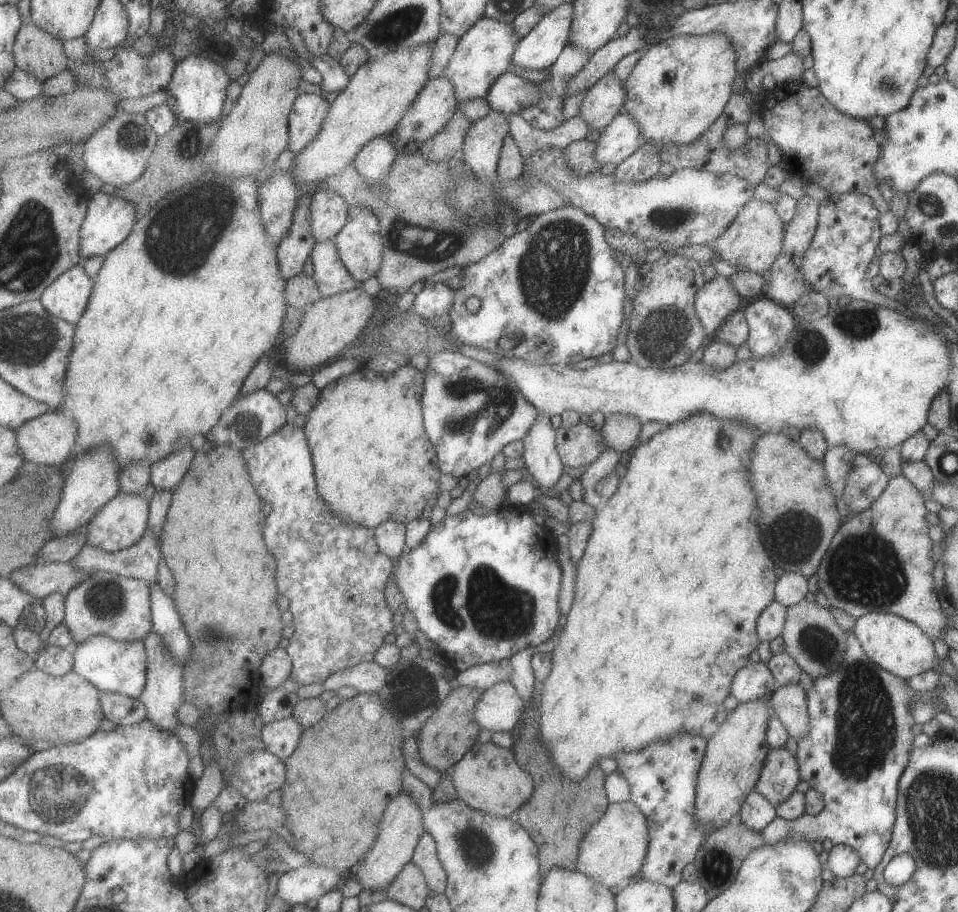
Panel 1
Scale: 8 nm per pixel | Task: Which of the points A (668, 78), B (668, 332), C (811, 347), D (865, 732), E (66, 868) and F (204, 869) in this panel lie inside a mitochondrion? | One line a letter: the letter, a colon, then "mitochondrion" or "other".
A: other
B: mitochondrion
C: mitochondrion
D: mitochondrion
E: other
F: other

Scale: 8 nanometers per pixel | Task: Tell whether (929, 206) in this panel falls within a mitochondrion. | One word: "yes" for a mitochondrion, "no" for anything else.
yes

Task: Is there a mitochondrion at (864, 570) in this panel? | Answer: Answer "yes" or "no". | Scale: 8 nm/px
yes

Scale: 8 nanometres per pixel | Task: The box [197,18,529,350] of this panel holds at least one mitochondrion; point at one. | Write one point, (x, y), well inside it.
(435, 245)

